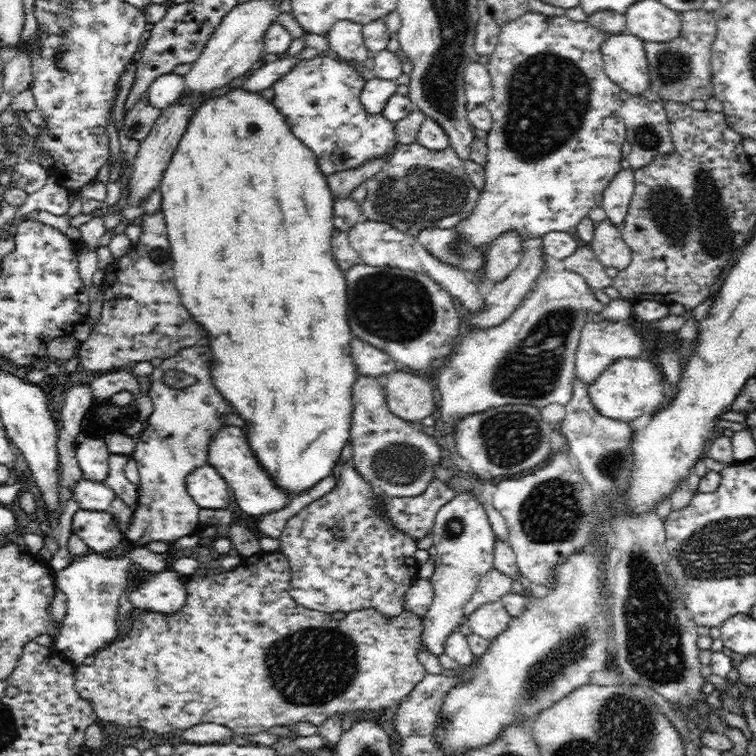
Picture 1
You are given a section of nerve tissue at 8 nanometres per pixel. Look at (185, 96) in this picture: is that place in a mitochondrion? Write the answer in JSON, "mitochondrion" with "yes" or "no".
{"mitochondrion":"no"}

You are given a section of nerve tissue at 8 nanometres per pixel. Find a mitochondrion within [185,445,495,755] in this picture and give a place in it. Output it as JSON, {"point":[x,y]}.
{"point":[310,666]}

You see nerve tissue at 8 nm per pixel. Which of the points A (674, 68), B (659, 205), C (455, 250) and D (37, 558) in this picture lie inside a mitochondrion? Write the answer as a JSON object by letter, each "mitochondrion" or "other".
{"A":"mitochondrion","B":"mitochondrion","C":"mitochondrion","D":"other"}

